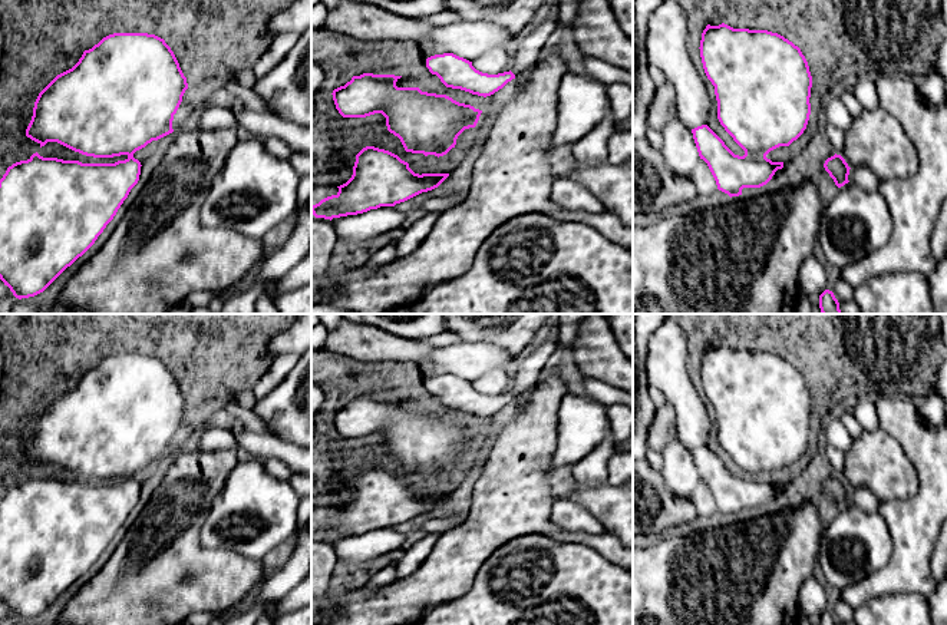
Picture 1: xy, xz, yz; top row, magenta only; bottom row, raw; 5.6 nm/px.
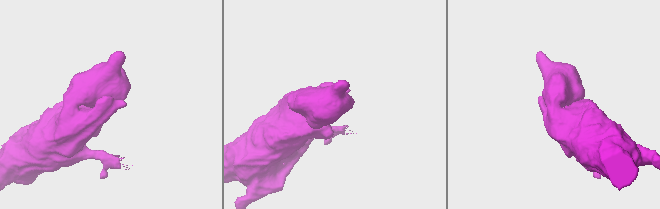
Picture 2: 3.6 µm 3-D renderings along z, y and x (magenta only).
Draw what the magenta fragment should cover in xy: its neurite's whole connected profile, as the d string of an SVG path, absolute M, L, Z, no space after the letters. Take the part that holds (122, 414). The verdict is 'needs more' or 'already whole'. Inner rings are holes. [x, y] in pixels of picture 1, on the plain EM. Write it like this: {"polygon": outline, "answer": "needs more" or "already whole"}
{"polygon": "M113 354L85 371L72 390L57 396L39 414L26 457L37 463L40 469L47 463L57 463L86 477L126 476L128 479L115 485L82 485L43 479L36 473L27 482L7 489L0 500L0 601L16 619L29 619L43 614L95 565L139 502L142 486L133 474L174 453L174 436L187 410L187 399L164 360L148 354Z", "answer": "already whole"}

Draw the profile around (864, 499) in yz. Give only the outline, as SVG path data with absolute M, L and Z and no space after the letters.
M851 489L848 502L865 513L878 513L880 499L868 489Z

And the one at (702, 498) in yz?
M700 480L699 485L696 486L692 499L690 499L697 510L697 515L703 517L710 517L716 510L716 502L707 487L707 485Z

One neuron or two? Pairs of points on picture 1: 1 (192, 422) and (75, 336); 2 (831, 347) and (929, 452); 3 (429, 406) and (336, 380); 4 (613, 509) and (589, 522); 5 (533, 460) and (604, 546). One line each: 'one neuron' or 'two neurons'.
1: one neuron
2: two neurons
3: one neuron
4: two neurons
5: one neuron

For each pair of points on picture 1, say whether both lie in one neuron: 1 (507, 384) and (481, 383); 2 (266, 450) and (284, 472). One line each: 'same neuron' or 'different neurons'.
1: same neuron
2: different neurons

